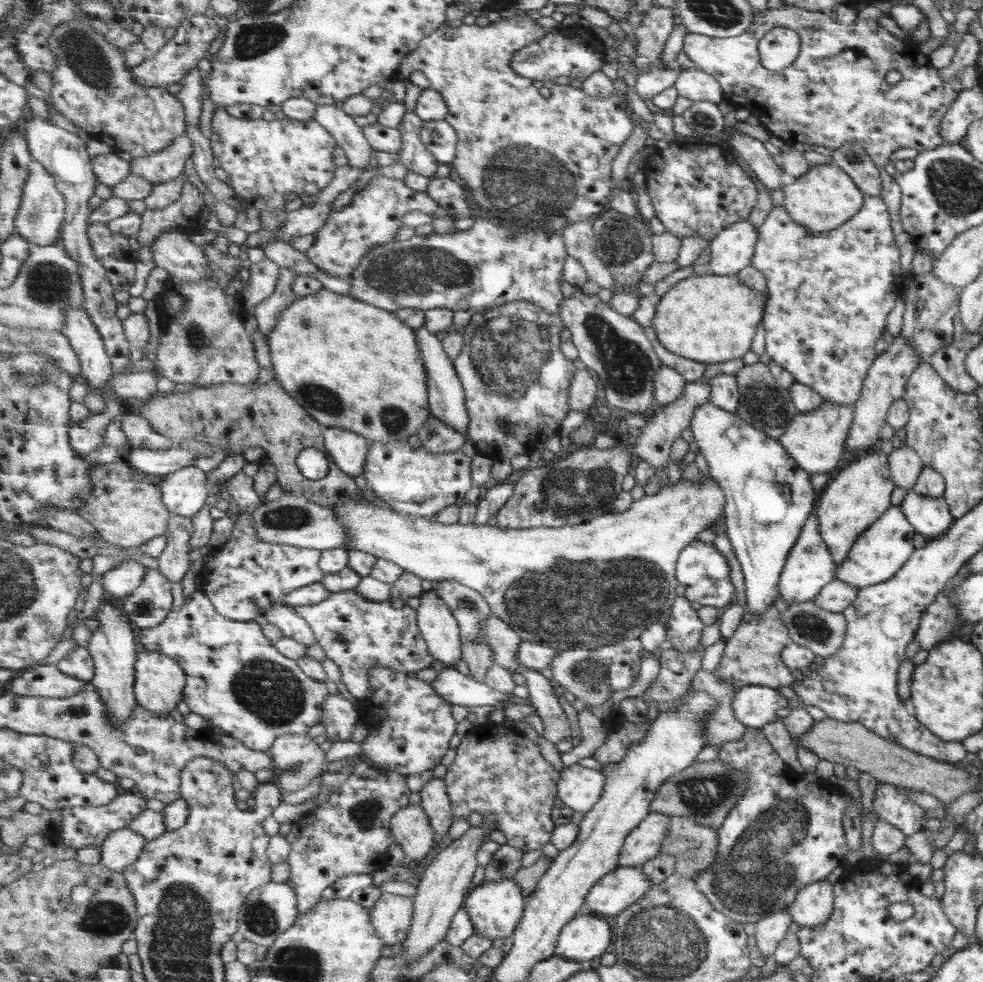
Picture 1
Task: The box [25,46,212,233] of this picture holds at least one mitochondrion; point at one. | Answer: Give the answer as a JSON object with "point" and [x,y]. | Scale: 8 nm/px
{"point":[35,216]}

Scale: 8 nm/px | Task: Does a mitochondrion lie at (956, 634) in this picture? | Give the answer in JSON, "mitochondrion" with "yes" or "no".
{"mitochondrion":"no"}

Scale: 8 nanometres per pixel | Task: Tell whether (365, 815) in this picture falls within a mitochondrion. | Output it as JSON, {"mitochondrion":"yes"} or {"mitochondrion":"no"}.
{"mitochondrion":"yes"}

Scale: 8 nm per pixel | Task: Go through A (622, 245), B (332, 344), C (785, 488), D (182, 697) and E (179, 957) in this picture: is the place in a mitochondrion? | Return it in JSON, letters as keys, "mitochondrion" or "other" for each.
{"A":"mitochondrion","B":"other","C":"other","D":"other","E":"mitochondrion"}

